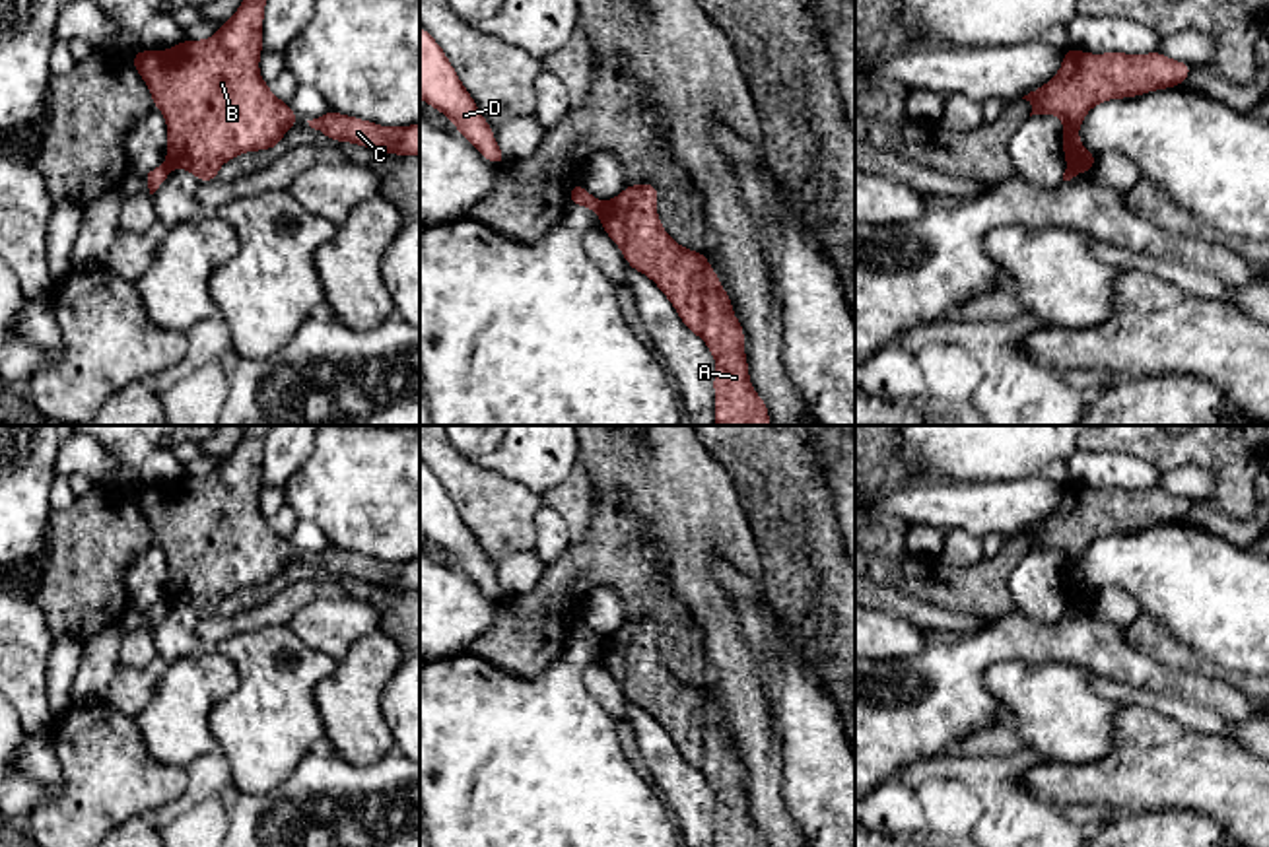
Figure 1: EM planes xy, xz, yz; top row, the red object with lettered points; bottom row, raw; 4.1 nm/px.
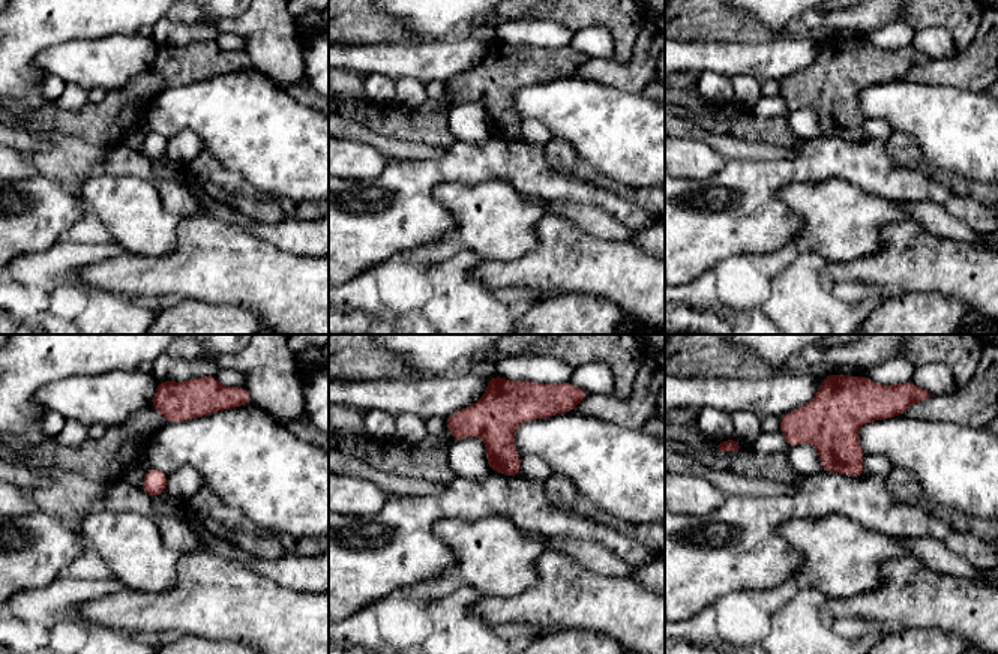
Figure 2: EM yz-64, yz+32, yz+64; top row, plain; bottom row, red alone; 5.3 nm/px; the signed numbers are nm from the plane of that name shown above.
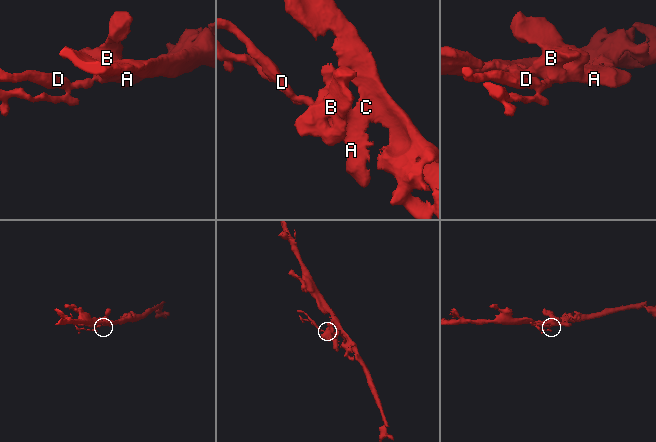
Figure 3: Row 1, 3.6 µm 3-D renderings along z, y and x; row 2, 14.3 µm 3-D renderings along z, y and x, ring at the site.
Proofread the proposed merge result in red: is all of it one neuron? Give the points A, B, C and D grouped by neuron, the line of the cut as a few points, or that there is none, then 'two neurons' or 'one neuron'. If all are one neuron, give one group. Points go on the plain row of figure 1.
A B C / D | xz (605, 640), (601, 651) | two neurons

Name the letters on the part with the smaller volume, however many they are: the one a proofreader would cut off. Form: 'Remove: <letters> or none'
Remove: D

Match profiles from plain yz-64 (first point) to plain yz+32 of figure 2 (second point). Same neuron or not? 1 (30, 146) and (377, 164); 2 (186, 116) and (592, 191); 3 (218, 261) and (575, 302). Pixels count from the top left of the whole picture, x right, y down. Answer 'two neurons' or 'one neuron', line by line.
1: two neurons
2: two neurons
3: two neurons

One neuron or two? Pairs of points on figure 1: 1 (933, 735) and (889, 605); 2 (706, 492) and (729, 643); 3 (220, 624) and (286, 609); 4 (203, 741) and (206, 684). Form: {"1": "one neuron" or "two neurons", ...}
{"1": "two neurons", "2": "one neuron", "3": "one neuron", "4": "one neuron"}

